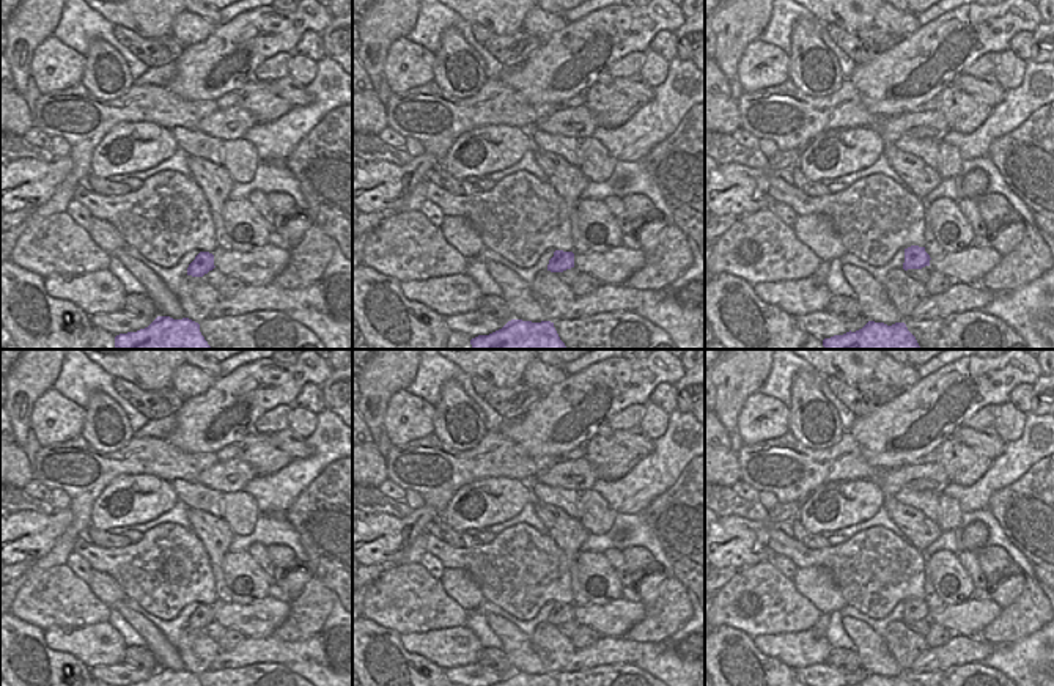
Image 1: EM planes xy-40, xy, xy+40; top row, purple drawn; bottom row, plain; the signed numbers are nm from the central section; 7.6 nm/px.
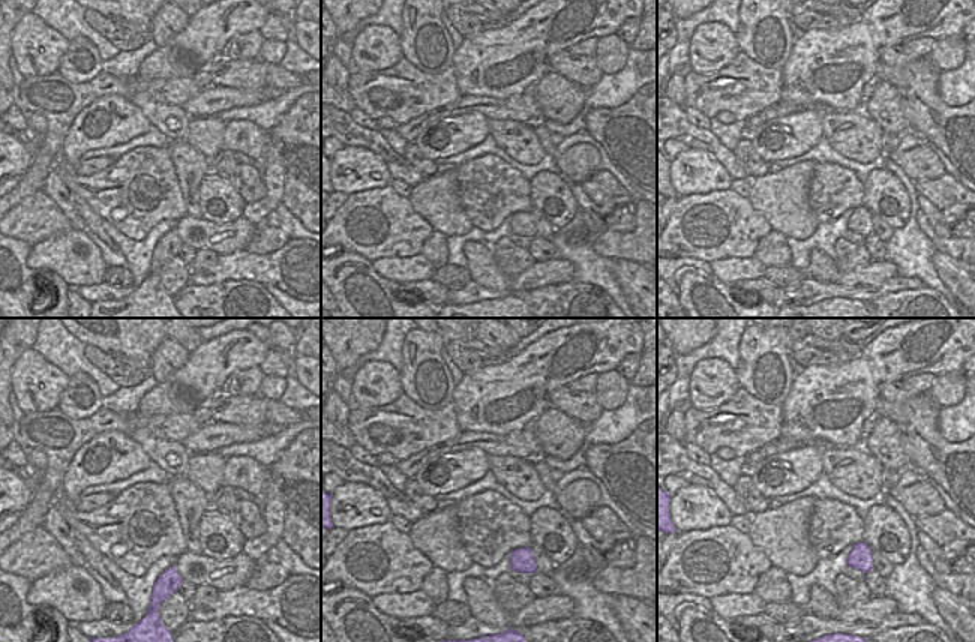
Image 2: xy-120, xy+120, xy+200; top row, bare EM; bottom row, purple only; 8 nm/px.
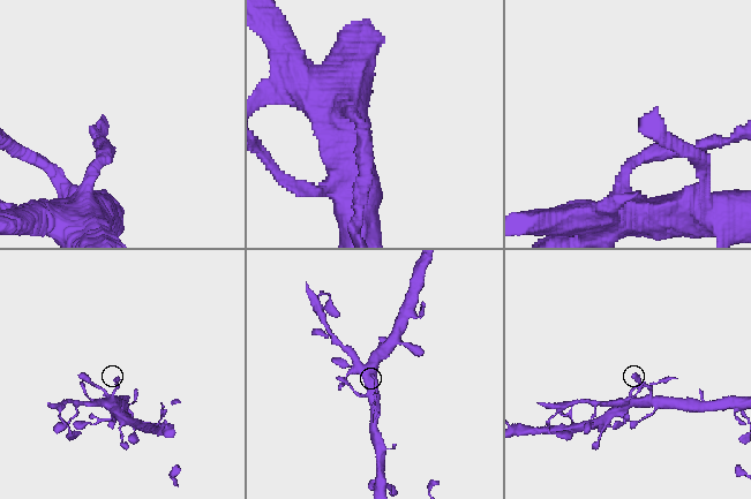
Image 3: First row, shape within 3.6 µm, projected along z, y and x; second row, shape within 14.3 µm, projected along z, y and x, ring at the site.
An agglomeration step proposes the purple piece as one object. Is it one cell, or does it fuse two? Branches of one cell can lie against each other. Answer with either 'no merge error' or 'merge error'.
merge error

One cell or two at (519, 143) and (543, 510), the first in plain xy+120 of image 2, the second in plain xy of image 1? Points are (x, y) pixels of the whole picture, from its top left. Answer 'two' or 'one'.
one

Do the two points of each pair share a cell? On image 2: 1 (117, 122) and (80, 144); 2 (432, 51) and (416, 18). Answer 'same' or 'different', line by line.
1: same
2: same

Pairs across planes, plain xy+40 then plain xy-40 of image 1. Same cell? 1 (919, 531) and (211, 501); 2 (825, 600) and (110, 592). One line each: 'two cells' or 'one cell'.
1: two cells
2: one cell

